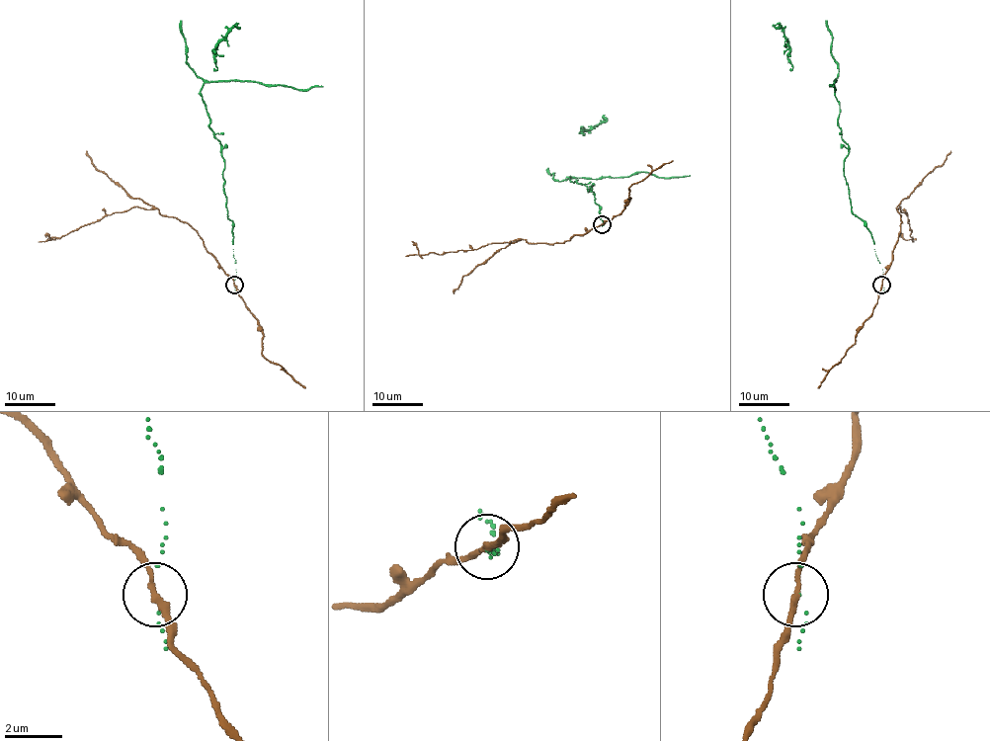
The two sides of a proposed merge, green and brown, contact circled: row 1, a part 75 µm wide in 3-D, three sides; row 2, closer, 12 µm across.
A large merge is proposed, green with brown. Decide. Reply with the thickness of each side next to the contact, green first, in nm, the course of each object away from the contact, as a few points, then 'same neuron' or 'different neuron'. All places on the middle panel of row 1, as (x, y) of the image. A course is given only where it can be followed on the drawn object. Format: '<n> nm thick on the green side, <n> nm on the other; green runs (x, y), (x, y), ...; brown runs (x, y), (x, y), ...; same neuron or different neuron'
30 nm thick on the green side, 200 nm on the other; green runs (601, 225), (591, 186), (588, 191), (567, 177), (690, 175); brown runs (601, 224), (553, 244), (524, 239), (421, 256), (412, 241); different neuron

